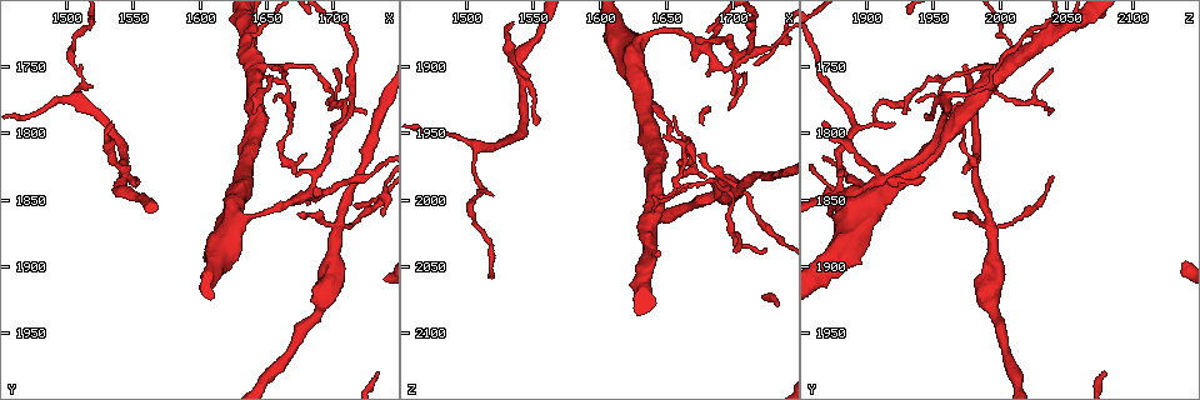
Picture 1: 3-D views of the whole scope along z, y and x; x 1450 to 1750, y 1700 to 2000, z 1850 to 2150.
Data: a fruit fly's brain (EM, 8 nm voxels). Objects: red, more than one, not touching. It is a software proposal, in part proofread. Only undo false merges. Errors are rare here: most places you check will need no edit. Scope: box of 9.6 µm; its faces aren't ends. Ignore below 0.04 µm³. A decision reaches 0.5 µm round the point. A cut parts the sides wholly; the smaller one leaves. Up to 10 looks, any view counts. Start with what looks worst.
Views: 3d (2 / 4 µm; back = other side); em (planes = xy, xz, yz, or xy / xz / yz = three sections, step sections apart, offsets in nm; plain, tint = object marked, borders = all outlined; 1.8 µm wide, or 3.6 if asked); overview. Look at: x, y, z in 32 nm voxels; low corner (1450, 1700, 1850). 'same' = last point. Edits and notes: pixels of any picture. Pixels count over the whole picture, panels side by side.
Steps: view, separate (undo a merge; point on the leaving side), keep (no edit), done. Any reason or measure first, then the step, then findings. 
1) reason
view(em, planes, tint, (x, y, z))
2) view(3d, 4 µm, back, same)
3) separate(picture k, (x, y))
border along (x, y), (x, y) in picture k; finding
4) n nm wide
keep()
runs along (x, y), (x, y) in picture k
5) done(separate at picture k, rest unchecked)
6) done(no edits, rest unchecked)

arms part here
view(em, planes, tint, (1704, 1870, 1992))

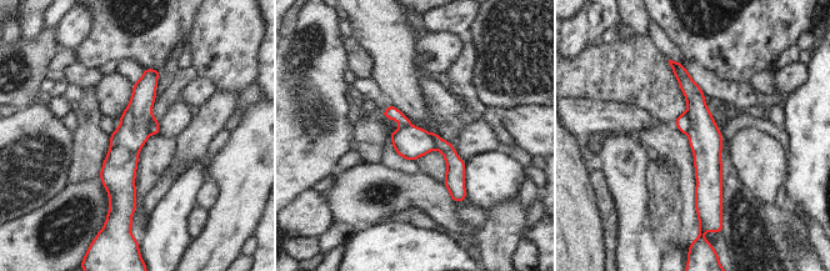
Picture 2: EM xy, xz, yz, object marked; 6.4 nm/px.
separate(picture 2, (683, 123))
border along (685, 113), (689, 118), (688, 133) in picture 2; a second neuron is stuck on

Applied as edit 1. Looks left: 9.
view(overview)

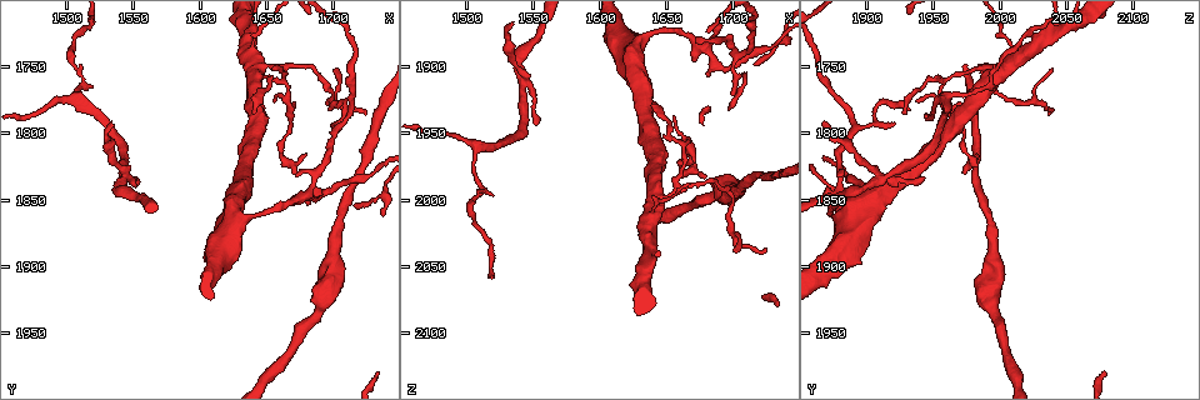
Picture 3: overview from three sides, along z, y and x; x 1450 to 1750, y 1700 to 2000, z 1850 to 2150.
sudden change in width
view(em, yz, step 8, tint, (1638, 1724, 2042))

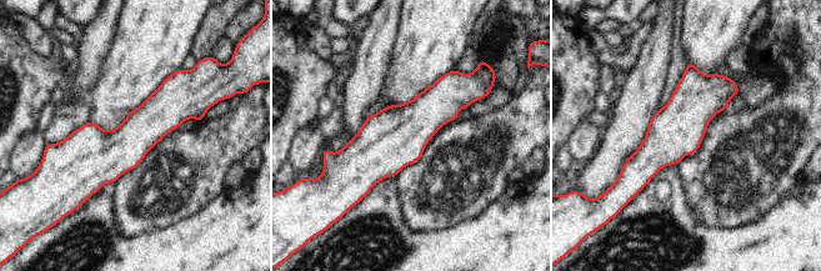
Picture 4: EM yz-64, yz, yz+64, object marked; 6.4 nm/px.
view(em, planes, tint, same)

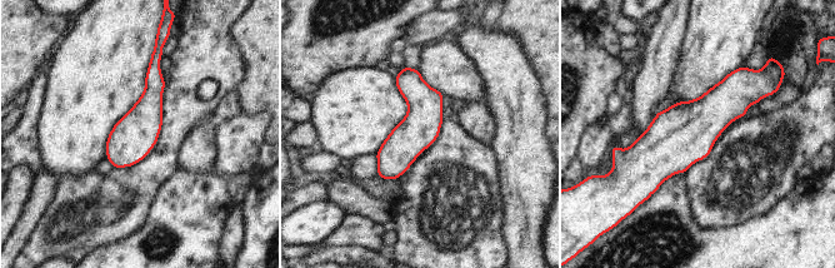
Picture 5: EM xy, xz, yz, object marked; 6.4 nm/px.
keep()
runs along (154, 59), (148, 113), (116, 164) in picture 5; all the same neuron

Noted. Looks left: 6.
two arms in line, one across
view(em, yz, step 4, tint, (1680, 1846, 1884))

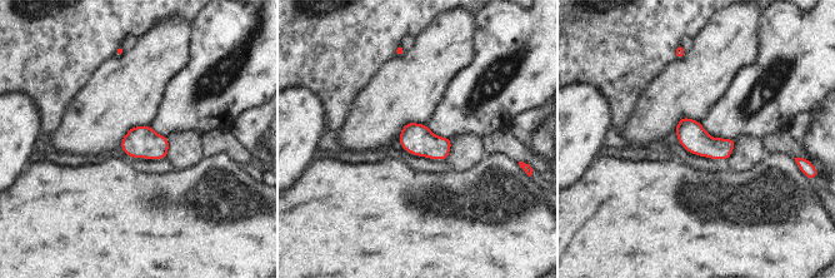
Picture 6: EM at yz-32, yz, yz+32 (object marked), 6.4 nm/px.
keep()
all the same neuron

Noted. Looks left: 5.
view(em, xz, step 16, tint, (1666, 1768, 1956))

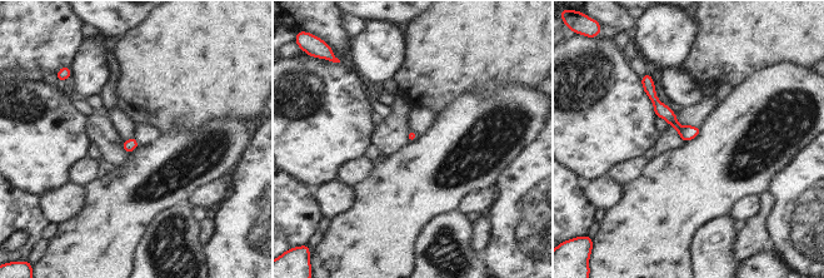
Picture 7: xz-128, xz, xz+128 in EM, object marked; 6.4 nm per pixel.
cut it another way
view(em, planes, borders, same)

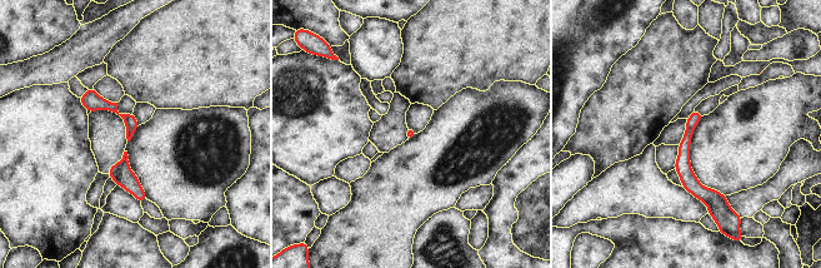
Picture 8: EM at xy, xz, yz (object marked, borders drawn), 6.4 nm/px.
keep()
one neuron here

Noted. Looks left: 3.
done(separate at picture 2, rest unchecked)

